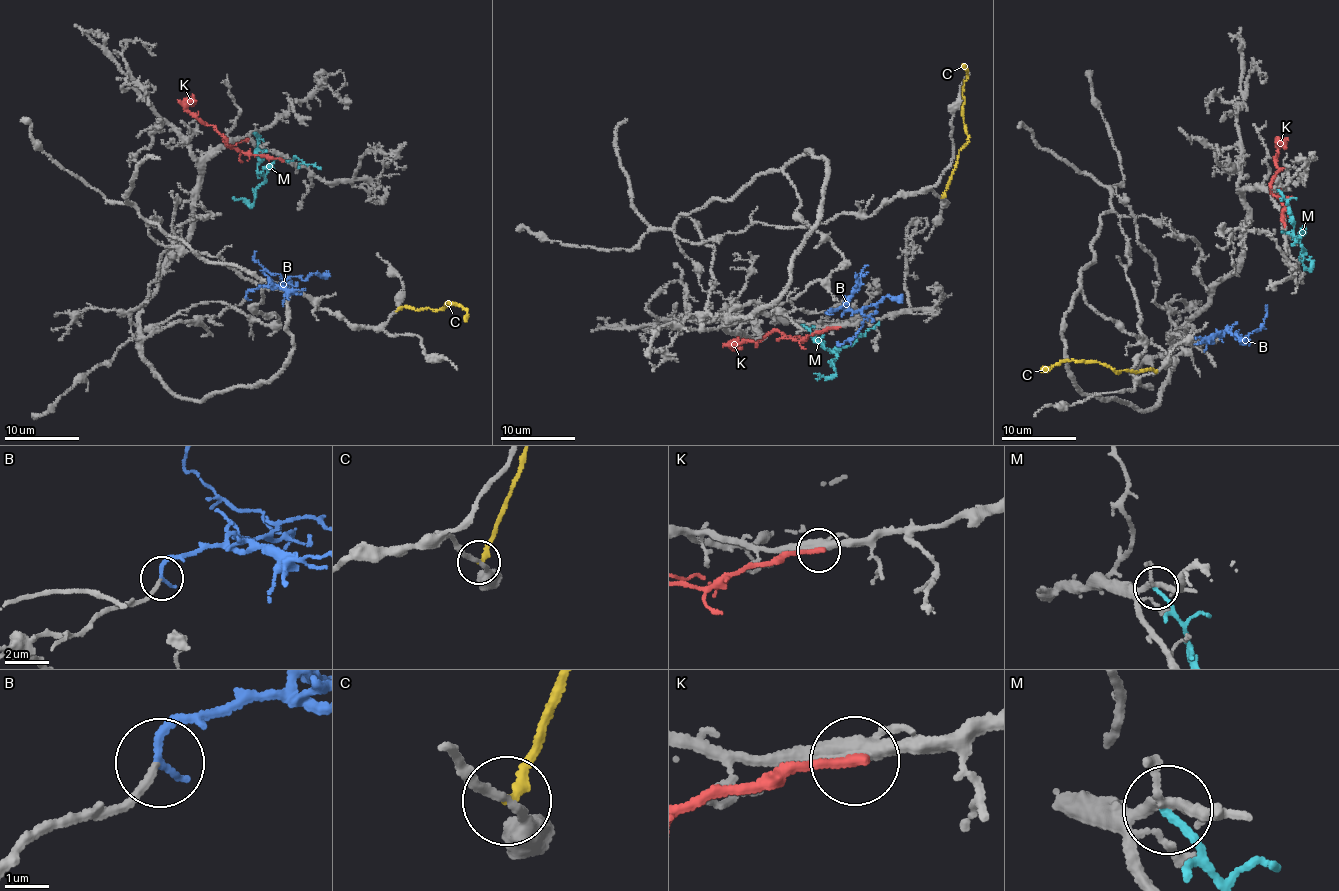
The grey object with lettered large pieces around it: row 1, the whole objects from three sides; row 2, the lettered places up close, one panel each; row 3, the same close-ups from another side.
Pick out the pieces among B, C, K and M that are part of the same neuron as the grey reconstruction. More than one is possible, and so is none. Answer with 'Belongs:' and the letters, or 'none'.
Belongs: B

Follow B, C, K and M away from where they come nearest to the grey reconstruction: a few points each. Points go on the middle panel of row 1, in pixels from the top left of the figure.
B: (826, 312), (849, 307), (868, 317), (855, 336), (839, 345), (838, 341)
C: (941, 197), (958, 151), (968, 139), (963, 120), (962, 94), (966, 71), (963, 64)
K: (838, 327), (795, 341), (779, 330), (761, 340), (742, 340), (735, 345), (738, 349)
M: (802, 324), (828, 350), (854, 343), (878, 321)

